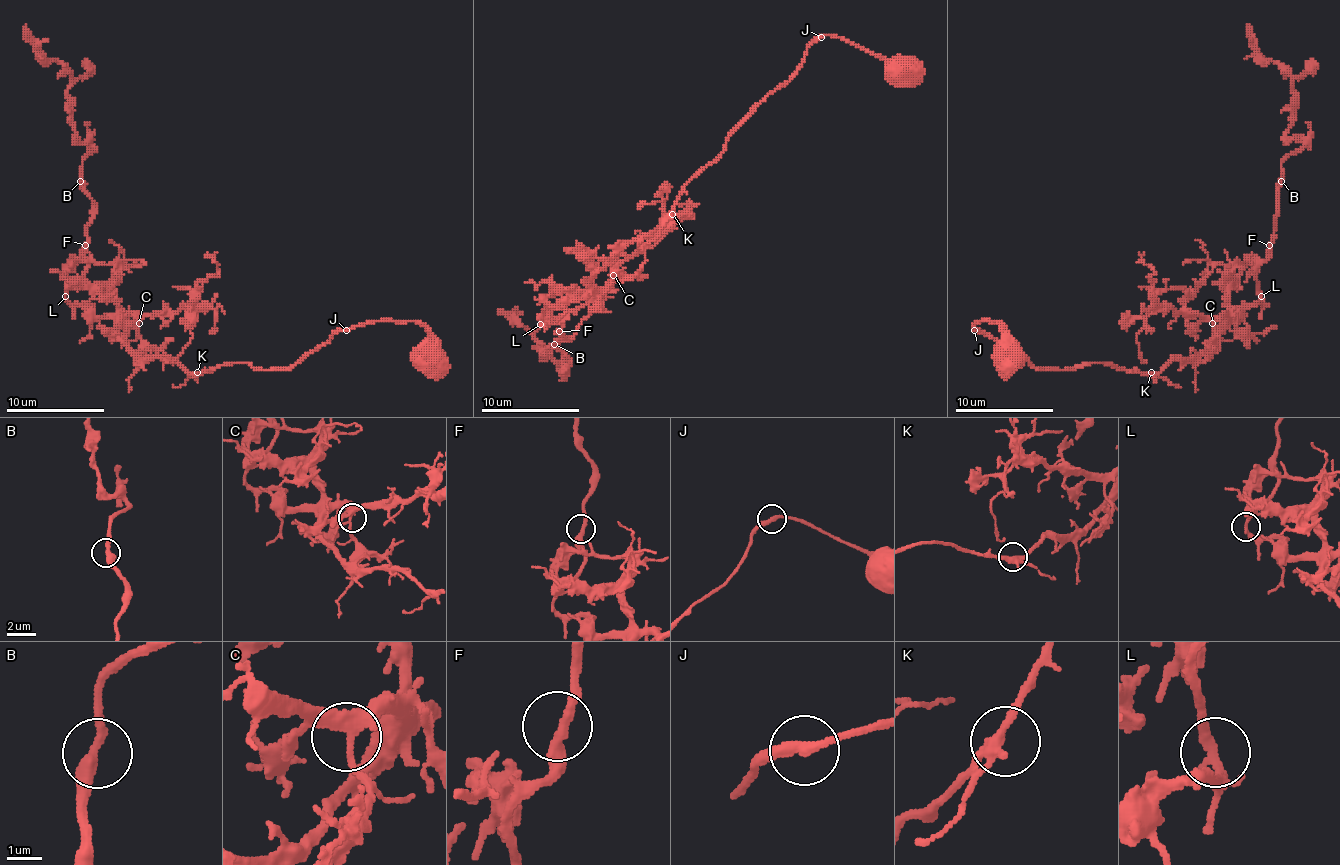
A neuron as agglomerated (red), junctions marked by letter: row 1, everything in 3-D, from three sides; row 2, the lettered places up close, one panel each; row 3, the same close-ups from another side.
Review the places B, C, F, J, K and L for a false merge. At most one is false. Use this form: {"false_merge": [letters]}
{"false_merge": []}

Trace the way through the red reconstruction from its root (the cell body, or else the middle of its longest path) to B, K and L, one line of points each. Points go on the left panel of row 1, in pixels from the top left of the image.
B: (435, 358), (413, 321), (342, 328), (291, 367), (139, 358), (112, 318), (65, 296), (87, 264), (80, 181)
K: (435, 358), (438, 340), (423, 326), (371, 321), (342, 328), (291, 367), (224, 363), (197, 372)
L: (435, 358), (423, 326), (371, 321), (291, 367), (188, 372), (139, 358), (112, 318), (65, 296)

